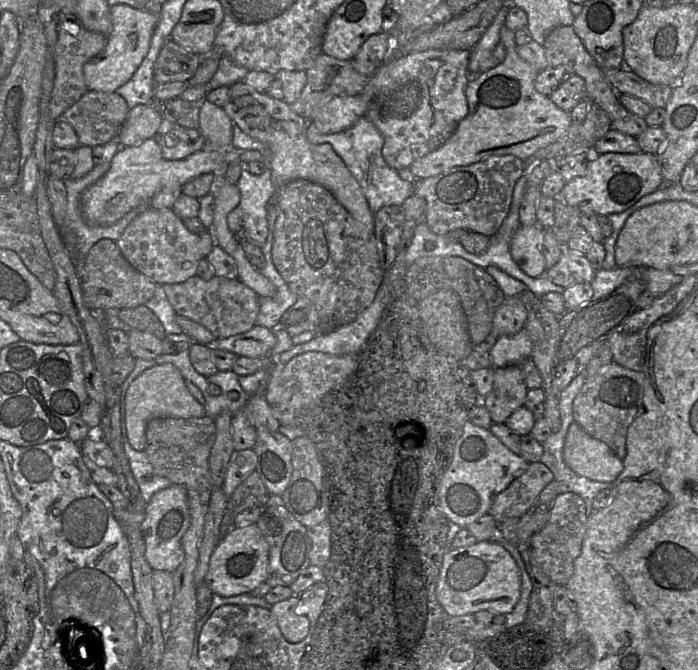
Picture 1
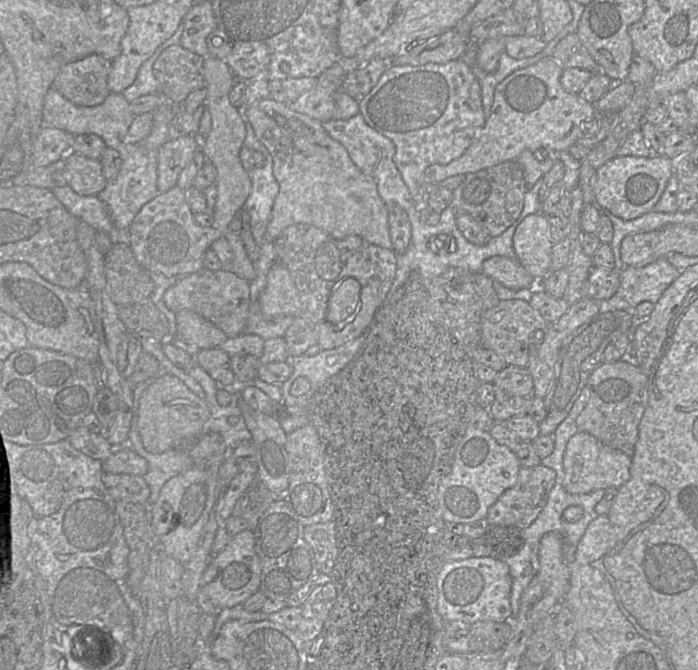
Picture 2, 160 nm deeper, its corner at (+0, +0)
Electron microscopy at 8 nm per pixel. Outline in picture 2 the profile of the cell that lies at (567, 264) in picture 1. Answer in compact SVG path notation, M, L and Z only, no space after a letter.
M594 266L582 286L584 297L602 301L612 297L620 286L620 270Z

